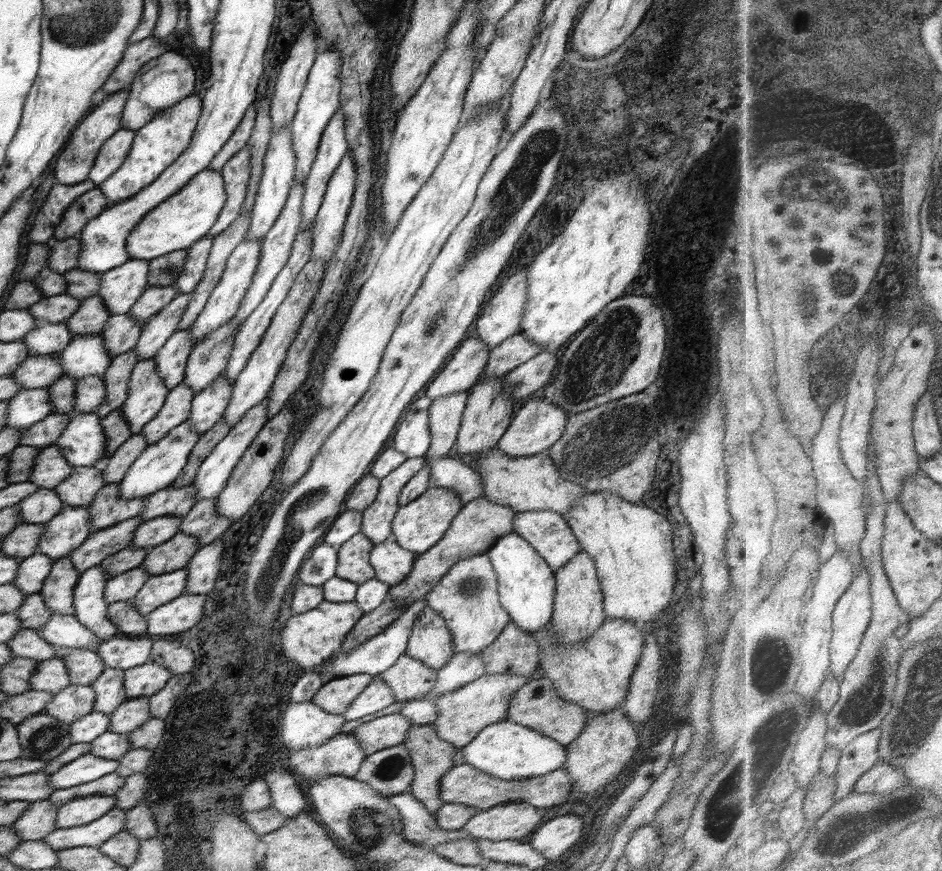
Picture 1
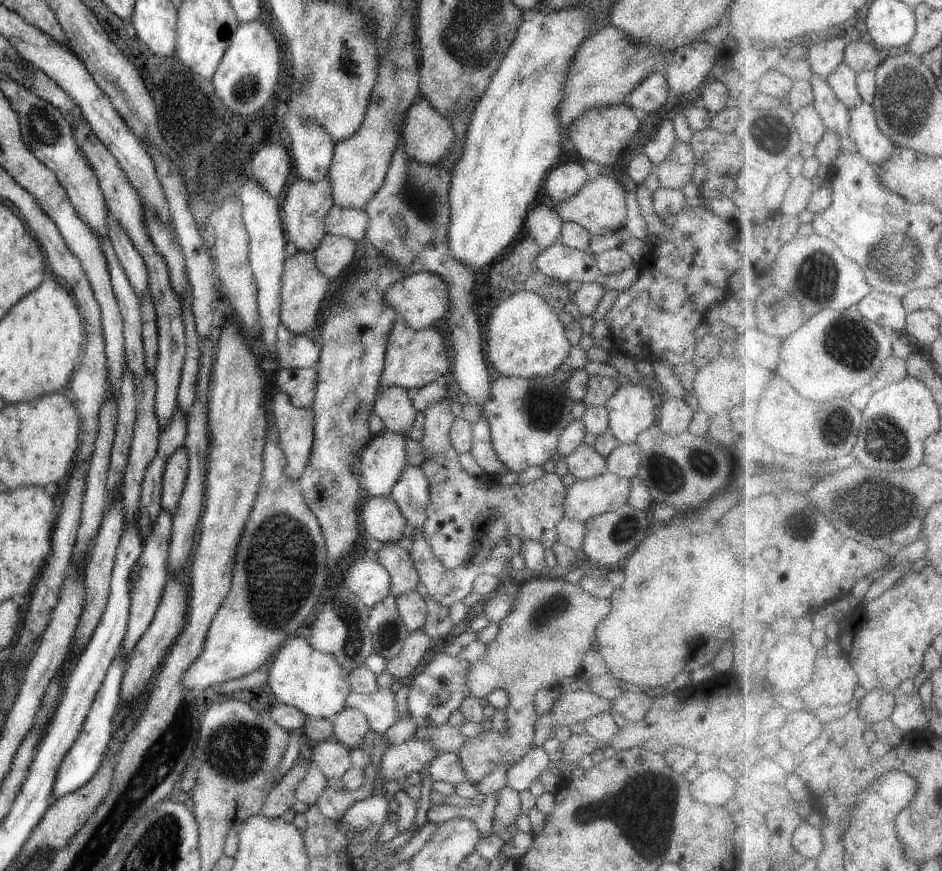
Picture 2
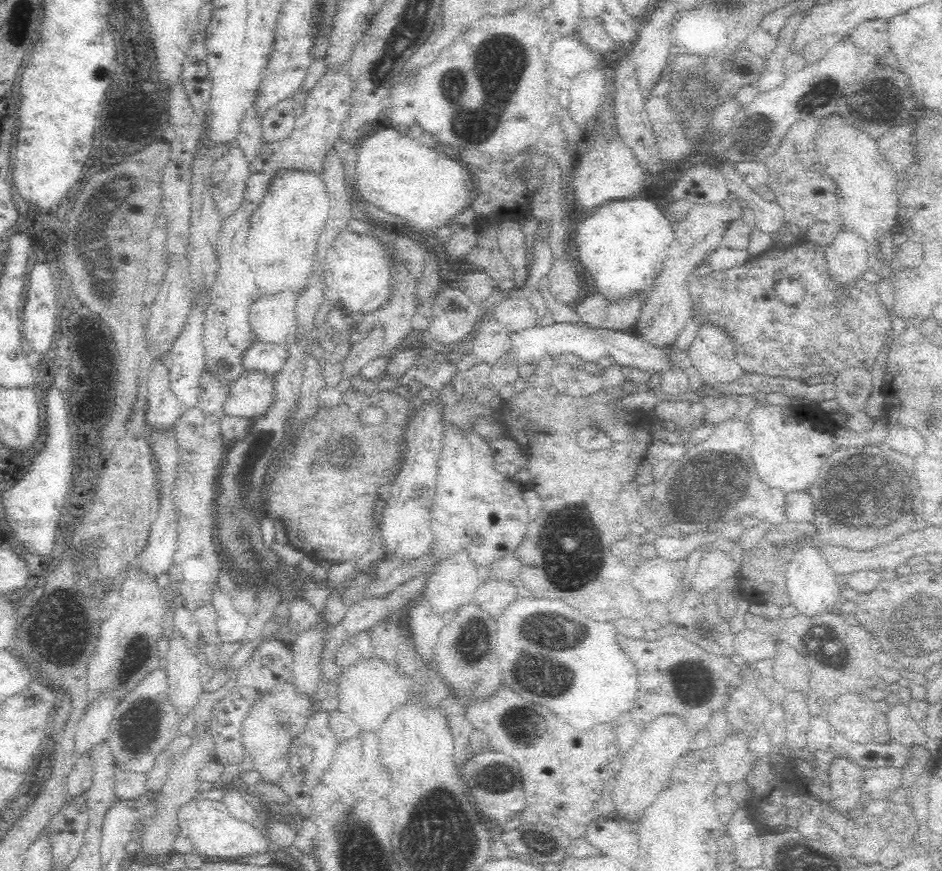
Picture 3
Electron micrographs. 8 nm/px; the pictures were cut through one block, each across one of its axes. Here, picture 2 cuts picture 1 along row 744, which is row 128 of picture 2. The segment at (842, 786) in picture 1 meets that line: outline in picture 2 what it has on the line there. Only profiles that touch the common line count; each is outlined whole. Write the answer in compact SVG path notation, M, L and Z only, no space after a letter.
M864 102L851 109L851 116L851 137L858 143L860 152L882 168L892 158L897 145L880 128L875 105Z

